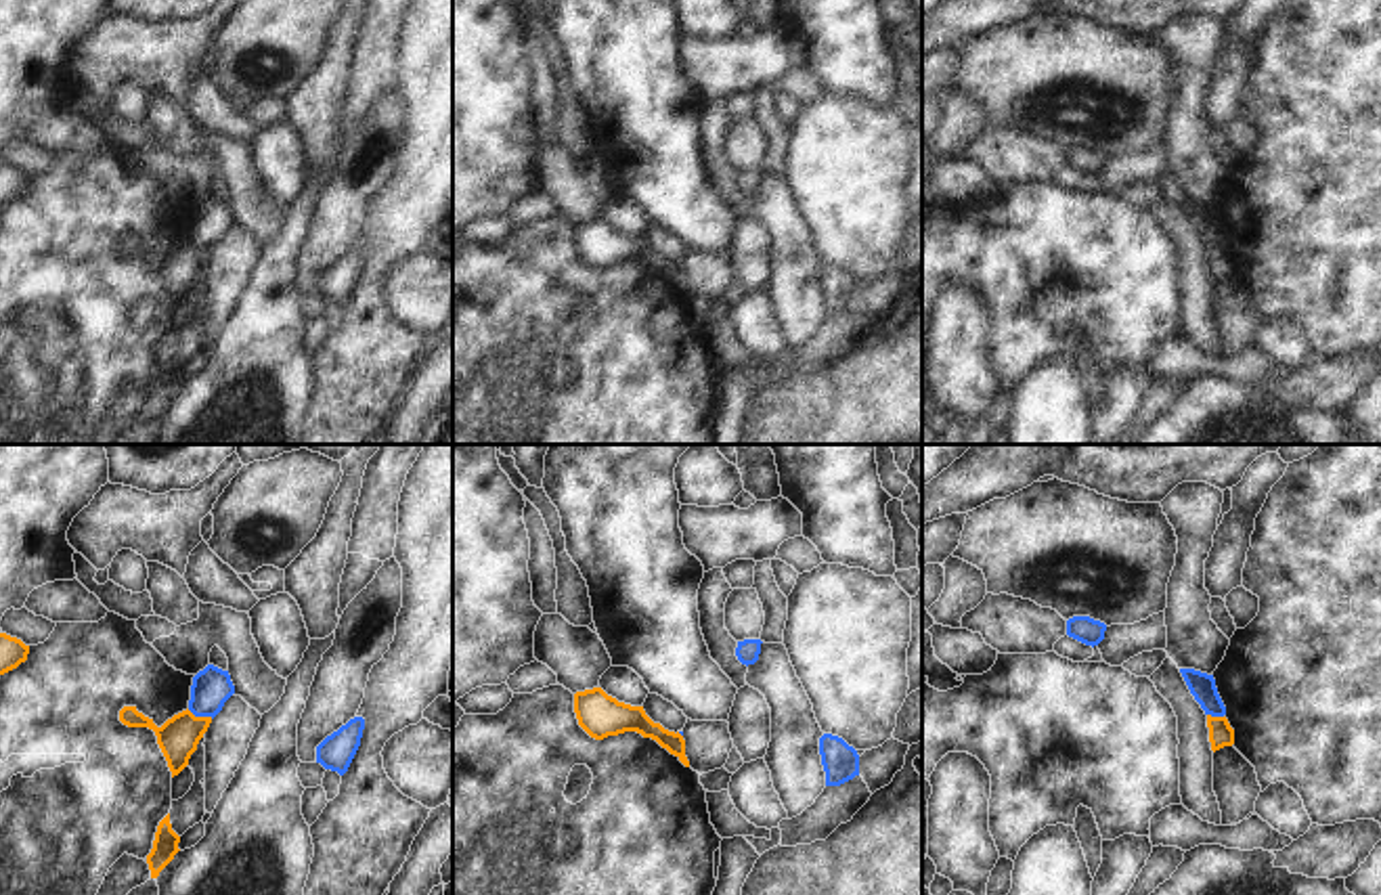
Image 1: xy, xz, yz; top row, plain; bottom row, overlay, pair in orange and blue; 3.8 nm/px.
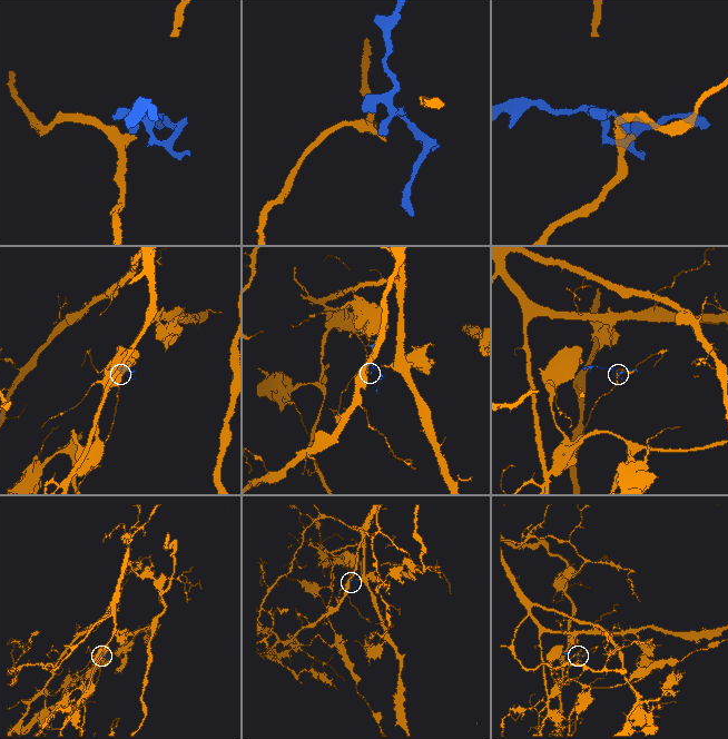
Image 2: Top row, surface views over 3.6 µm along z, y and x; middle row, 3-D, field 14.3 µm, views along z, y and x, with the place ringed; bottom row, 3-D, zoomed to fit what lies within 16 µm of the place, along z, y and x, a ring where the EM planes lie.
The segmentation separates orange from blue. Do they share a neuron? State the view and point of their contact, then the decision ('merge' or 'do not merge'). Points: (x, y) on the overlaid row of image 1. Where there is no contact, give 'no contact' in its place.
meets orange in xy at (200, 717); do not merge

